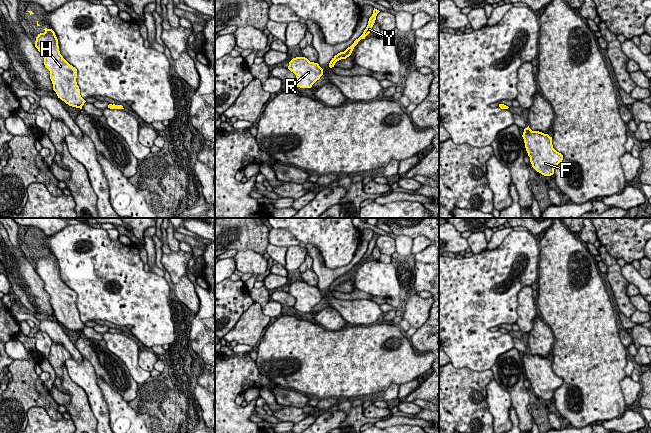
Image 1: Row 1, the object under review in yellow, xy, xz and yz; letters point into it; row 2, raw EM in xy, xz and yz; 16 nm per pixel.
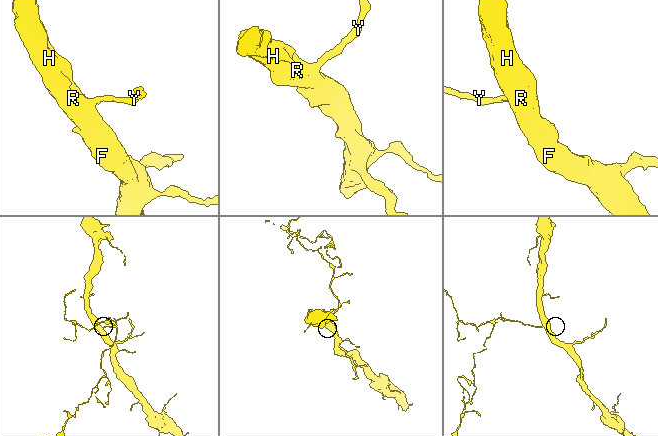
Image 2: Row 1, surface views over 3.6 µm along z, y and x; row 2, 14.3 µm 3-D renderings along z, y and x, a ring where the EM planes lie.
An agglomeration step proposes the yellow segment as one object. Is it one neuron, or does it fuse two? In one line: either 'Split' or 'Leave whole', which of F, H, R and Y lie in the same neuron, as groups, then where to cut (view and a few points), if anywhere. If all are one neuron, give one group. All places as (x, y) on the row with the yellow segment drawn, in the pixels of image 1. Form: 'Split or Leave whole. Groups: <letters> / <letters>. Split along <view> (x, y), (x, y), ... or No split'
Leave whole. Groups: F H R Y. No split

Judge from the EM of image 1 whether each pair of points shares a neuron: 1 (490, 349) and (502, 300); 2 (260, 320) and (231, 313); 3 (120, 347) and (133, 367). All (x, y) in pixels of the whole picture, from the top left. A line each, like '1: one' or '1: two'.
1: one
2: two
3: one

